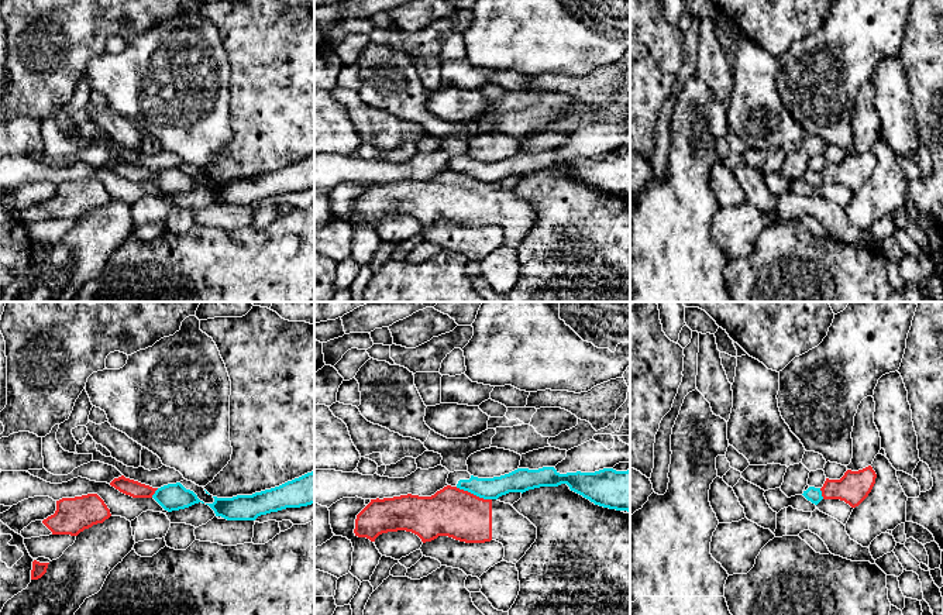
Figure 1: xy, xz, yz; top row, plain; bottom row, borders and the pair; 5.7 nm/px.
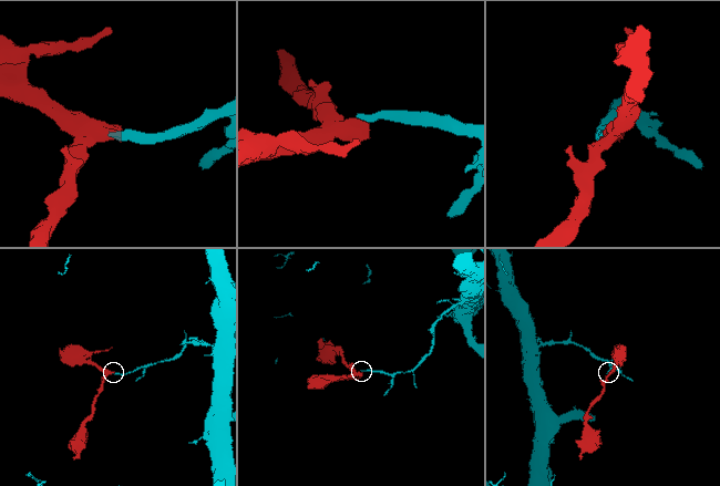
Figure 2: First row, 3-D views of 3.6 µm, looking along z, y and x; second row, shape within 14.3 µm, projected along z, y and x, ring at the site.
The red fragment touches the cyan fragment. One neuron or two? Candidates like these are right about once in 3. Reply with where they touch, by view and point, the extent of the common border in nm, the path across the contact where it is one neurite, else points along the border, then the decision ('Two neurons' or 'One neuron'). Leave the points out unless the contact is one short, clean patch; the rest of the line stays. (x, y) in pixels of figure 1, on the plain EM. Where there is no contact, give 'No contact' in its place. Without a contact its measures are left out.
Touches red at xz (472, 178). Shared border 220 nm. Boundary: xz (455, 171), (491, 184). Two neurons

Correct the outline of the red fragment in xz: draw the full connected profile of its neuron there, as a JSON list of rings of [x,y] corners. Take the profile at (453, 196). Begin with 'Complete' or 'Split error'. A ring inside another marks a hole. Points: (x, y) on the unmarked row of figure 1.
Split error. [[[447,169],[431,181],[400,179],[371,186],[357,199],[354,217],[371,226],[388,216],[406,214],[417,219],[423,227],[448,220],[465,227],[496,224],[505,231],[503,244],[516,248],[537,223],[537,212],[510,188],[483,183],[468,175]]]

